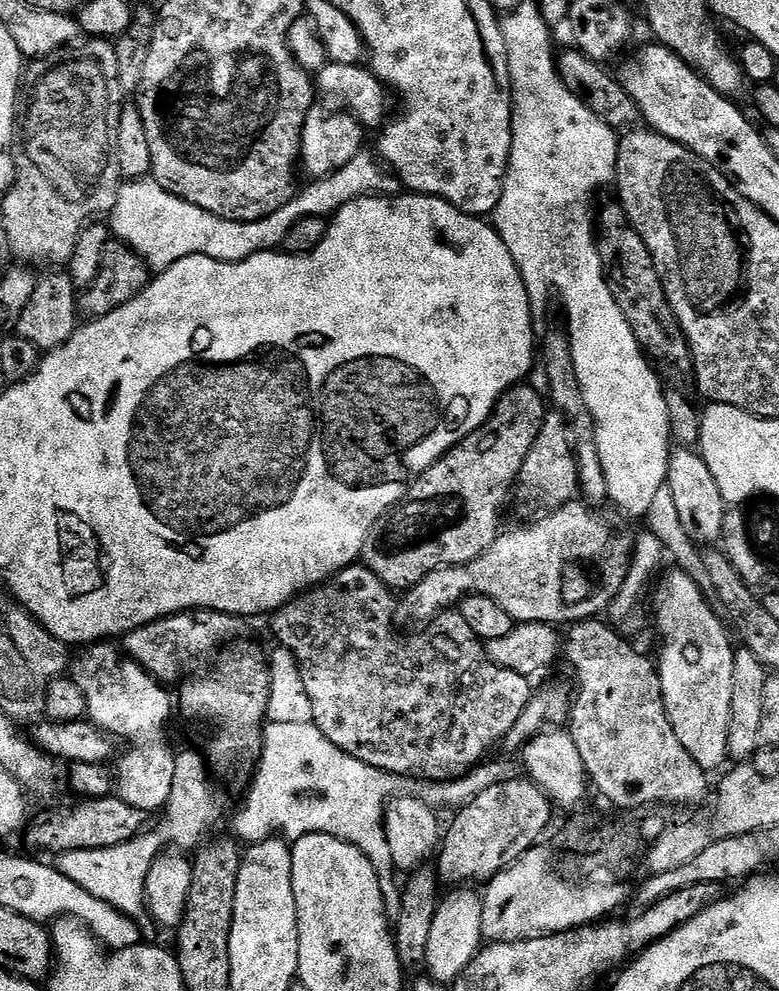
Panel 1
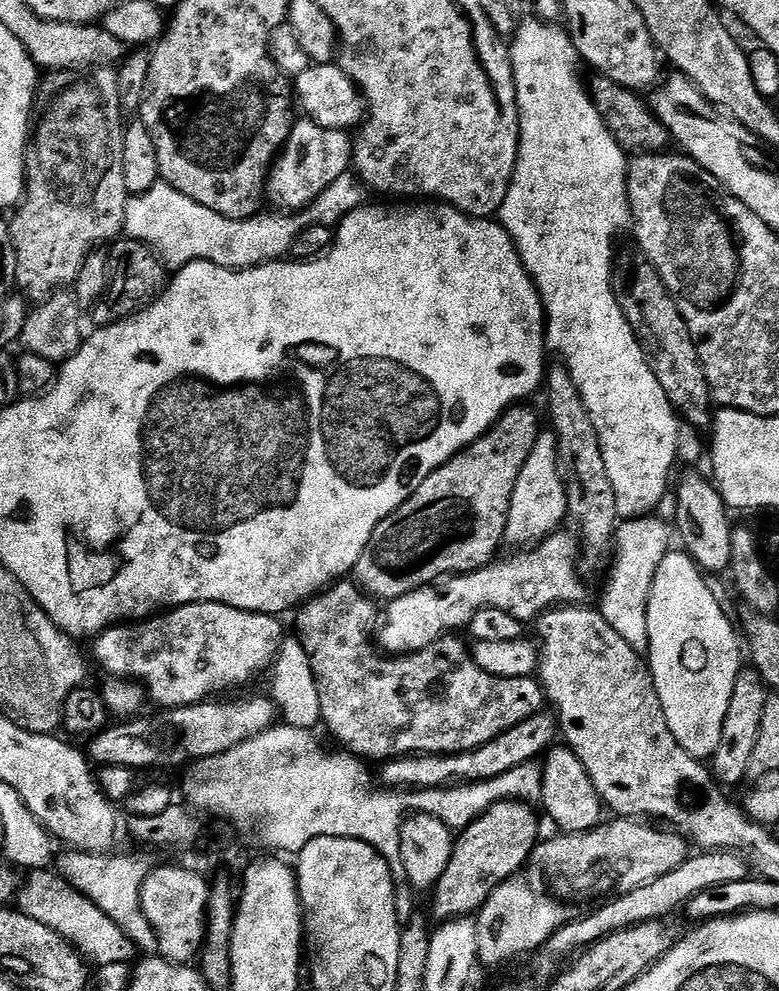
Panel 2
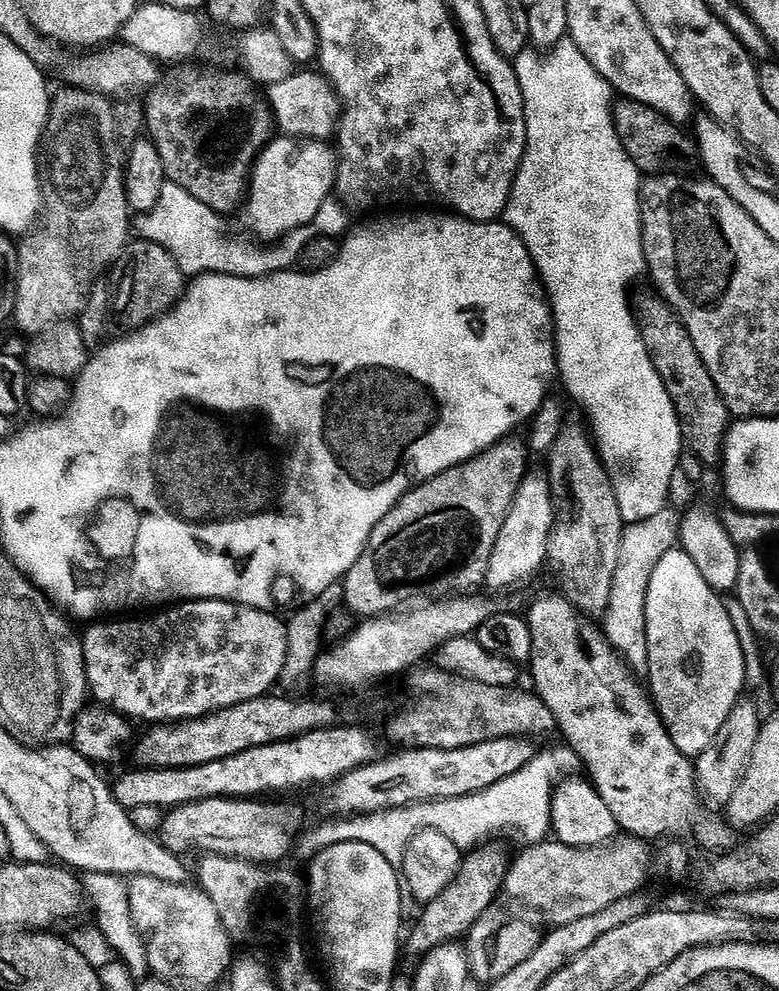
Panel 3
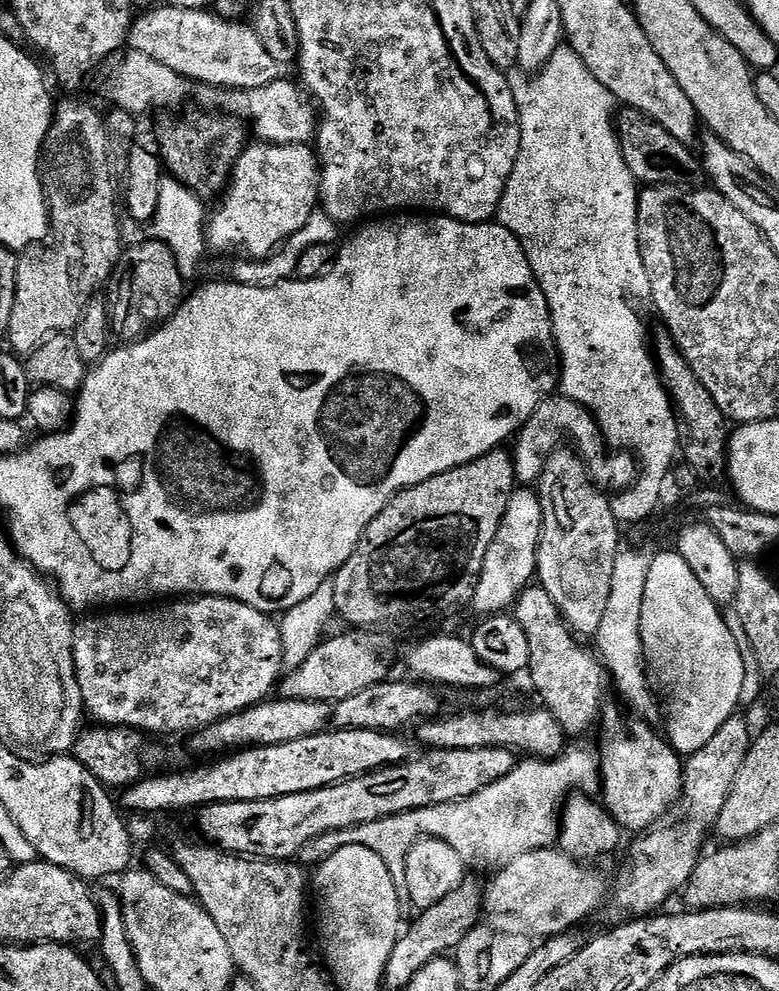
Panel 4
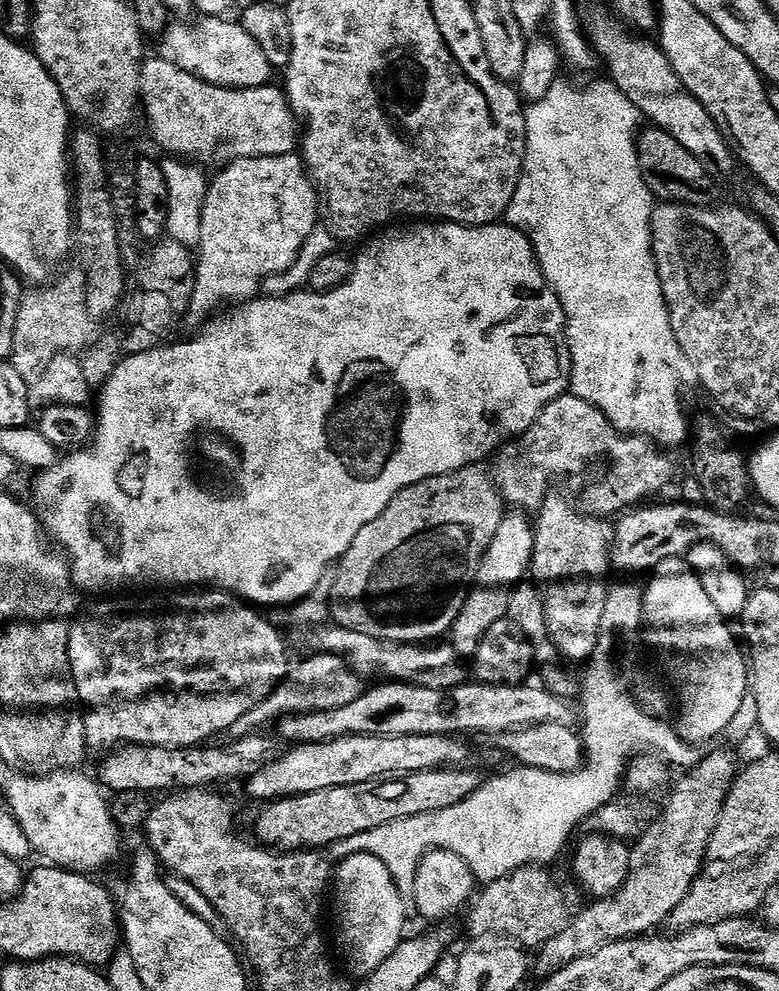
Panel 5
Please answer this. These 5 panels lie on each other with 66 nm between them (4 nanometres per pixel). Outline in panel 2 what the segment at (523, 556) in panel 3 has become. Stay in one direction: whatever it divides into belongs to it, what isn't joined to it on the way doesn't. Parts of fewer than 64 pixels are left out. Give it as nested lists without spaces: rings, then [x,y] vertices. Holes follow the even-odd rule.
[[[544,430],[534,442],[534,450],[530,450],[530,458],[526,458],[522,474],[518,474],[518,482],[514,482],[514,498],[510,498],[510,514],[504,531],[504,544],[513,544],[513,549],[516,550],[535,546],[557,531],[567,516],[568,499],[564,473],[560,471],[556,433]]]

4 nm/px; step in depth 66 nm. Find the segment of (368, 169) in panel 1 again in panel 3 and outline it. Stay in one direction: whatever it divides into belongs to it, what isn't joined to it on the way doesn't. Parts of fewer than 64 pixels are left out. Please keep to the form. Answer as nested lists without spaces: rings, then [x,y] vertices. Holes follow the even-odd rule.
[[[165,182],[162,186],[162,195],[149,212],[143,213],[140,220],[135,221],[134,228],[138,231],[139,239],[149,240],[162,246],[178,262],[184,271],[185,277],[195,278],[205,274],[217,276],[237,276],[238,278],[262,278],[273,276],[276,272],[287,272],[299,261],[302,250],[315,236],[330,236],[340,238],[349,231],[348,212],[339,199],[330,198],[314,214],[312,222],[304,228],[289,232],[287,236],[265,246],[263,243],[251,244],[248,240],[239,240],[231,236],[224,229],[225,217],[219,212],[210,210],[198,198],[186,194],[182,186]]]

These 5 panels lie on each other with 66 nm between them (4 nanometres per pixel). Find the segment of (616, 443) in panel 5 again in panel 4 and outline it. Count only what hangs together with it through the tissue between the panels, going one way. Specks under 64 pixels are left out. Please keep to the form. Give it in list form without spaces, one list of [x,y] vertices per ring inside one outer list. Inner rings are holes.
[[[563,394],[547,396],[534,410],[534,414],[530,414],[530,418],[515,437],[514,459],[517,481],[524,486],[535,485],[544,472],[544,464],[551,458],[553,452],[567,441],[564,440],[567,436],[573,440],[569,441],[584,457],[589,469],[601,481],[608,480],[609,489],[612,487],[616,488],[615,490],[623,490],[636,483],[638,461],[635,455],[628,450],[616,450],[611,453],[613,456],[608,456],[610,448],[600,430],[600,425],[596,423],[595,415],[577,400],[571,400]]]

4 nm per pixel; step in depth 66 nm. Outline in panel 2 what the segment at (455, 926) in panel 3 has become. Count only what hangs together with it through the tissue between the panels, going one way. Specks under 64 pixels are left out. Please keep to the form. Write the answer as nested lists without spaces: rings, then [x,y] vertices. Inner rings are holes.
[[[503,800],[483,812],[473,824],[459,833],[452,849],[450,866],[436,884],[432,896],[432,916],[436,922],[471,917],[494,894],[500,884],[517,875],[525,863],[531,861],[540,835],[540,820],[531,803]]]

